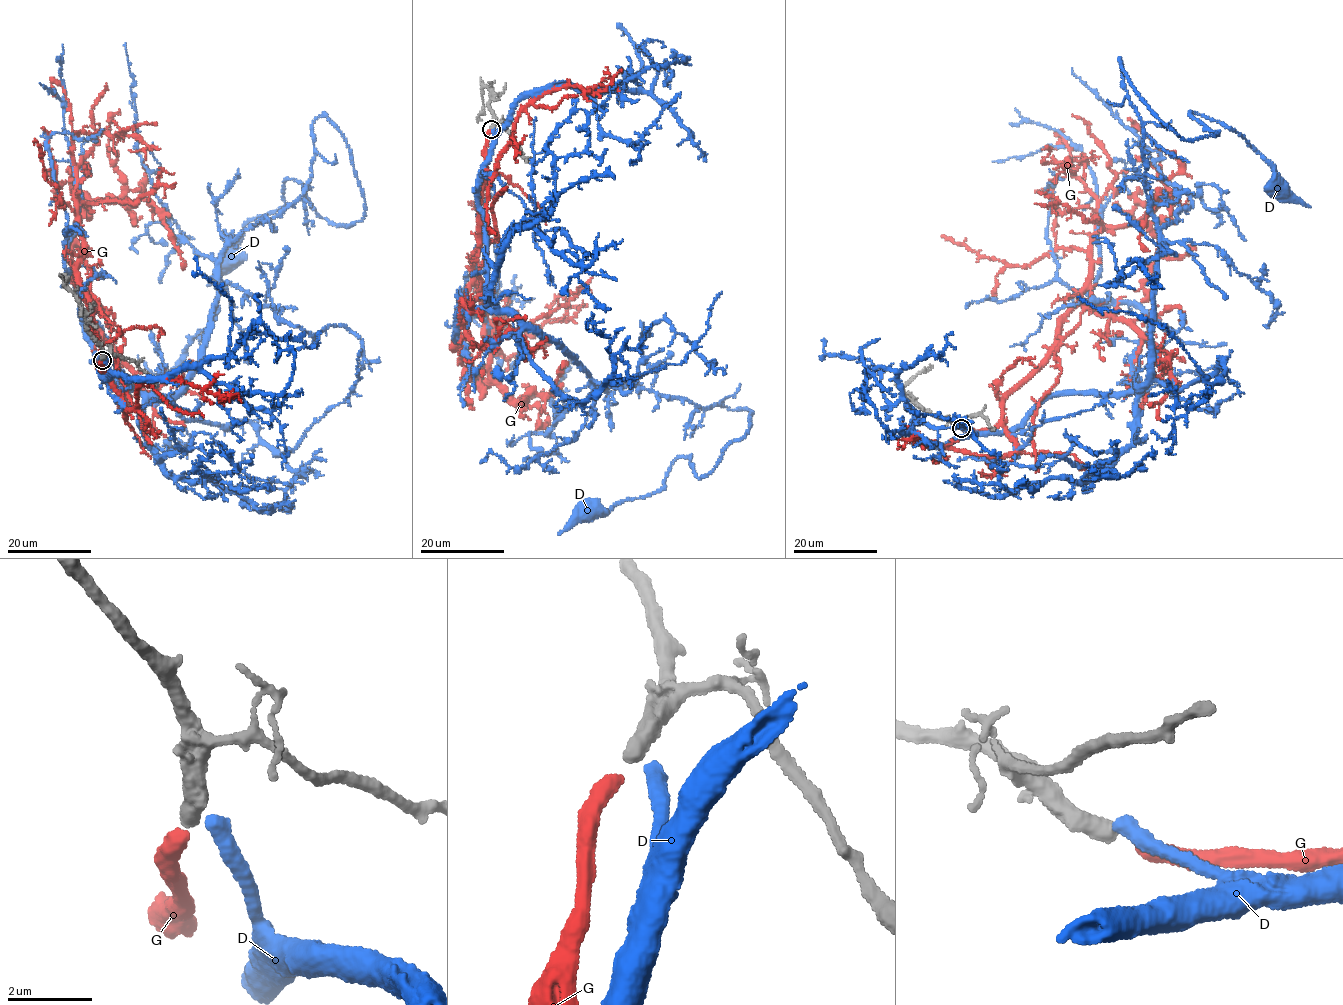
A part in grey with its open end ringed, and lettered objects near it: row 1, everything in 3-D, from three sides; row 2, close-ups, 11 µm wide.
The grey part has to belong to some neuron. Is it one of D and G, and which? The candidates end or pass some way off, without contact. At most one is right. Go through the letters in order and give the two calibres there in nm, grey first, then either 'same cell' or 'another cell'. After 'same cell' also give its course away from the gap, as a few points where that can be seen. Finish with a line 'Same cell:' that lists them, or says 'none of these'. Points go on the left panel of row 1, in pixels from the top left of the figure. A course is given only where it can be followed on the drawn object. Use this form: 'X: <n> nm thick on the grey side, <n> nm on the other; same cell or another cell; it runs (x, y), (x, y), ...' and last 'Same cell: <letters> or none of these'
D: 400 nm thick on the grey side, 380 nm on the other; another cell
G: 400 nm thick on the grey side, 400 nm on the other; same cell; it runs (102, 361), (77, 269), (82, 232), (75, 198), (88, 208), (147, 199), (169, 231), (183, 270)
Same cell: G

